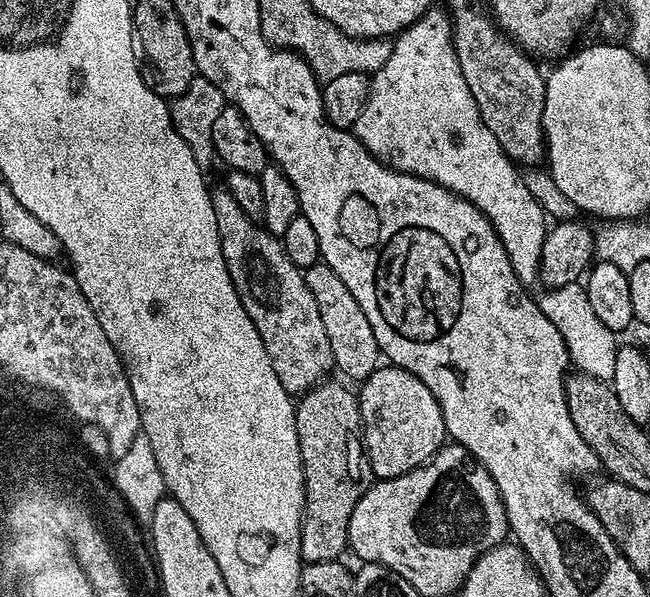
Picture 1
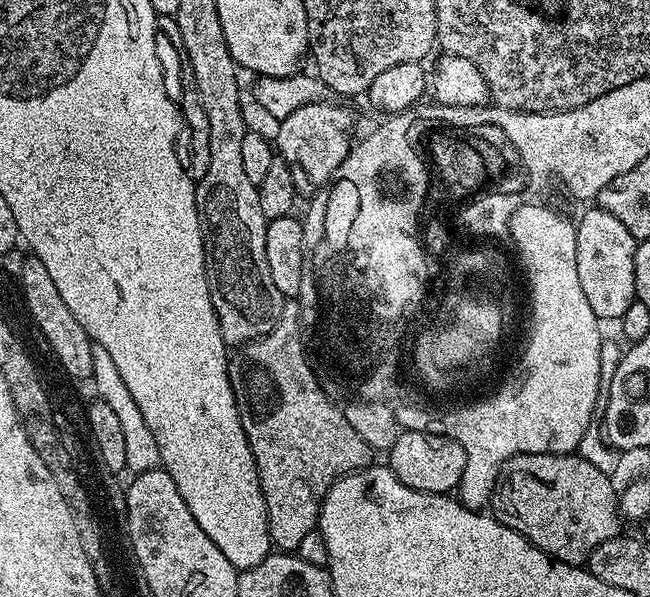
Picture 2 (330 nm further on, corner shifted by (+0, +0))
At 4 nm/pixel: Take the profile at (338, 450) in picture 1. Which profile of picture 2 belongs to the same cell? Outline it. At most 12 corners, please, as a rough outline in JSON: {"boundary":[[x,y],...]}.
{"boundary":[[297,305],[233,351],[236,395],[284,554],[372,447],[320,389]]}

